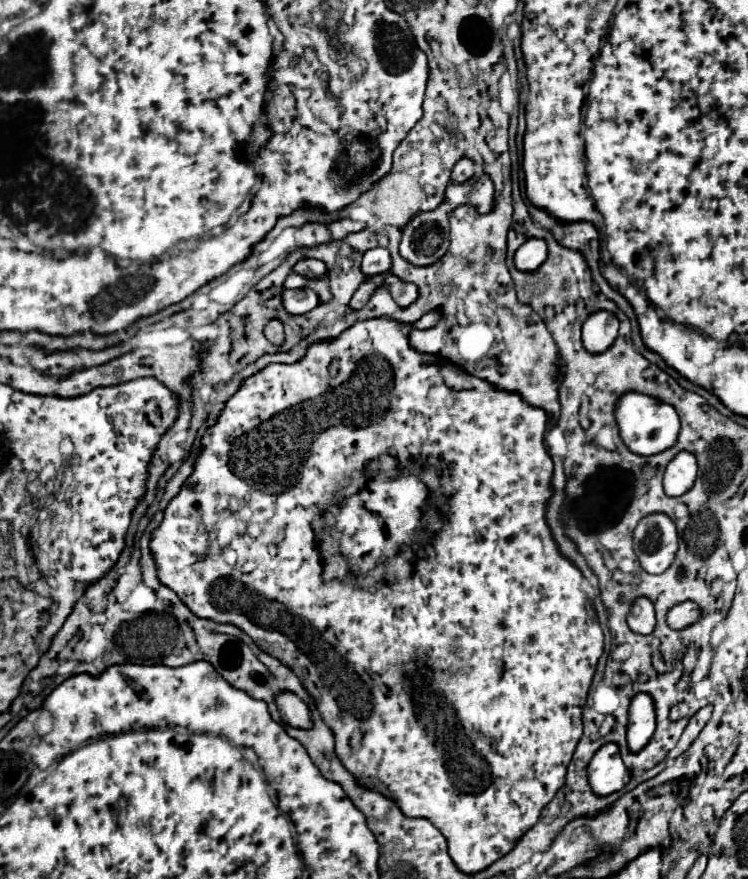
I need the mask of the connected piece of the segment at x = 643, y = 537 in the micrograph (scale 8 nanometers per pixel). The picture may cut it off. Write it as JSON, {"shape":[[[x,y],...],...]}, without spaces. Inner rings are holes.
{"shape":[[[650,514],[634,530],[634,552],[650,574],[662,574],[674,562],[678,532],[666,514]]]}

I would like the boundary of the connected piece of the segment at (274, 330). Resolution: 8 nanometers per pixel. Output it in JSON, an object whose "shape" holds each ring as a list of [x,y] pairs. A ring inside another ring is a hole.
{"shape":[[[270,320],[266,330],[264,330],[266,338],[274,344],[274,346],[282,346],[284,344],[284,328],[282,328],[282,322],[280,320]]]}

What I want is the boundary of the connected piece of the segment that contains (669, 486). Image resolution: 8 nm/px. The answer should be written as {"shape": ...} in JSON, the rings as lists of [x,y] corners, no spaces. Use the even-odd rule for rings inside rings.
{"shape":[[[680,452],[666,468],[664,474],[664,490],[668,496],[686,494],[698,474],[698,464],[692,452]]]}

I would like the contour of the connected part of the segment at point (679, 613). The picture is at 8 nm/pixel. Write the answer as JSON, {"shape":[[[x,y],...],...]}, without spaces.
{"shape":[[[682,602],[668,612],[668,626],[672,630],[684,630],[684,628],[696,624],[700,620],[700,616],[702,616],[702,610],[698,604]]]}

